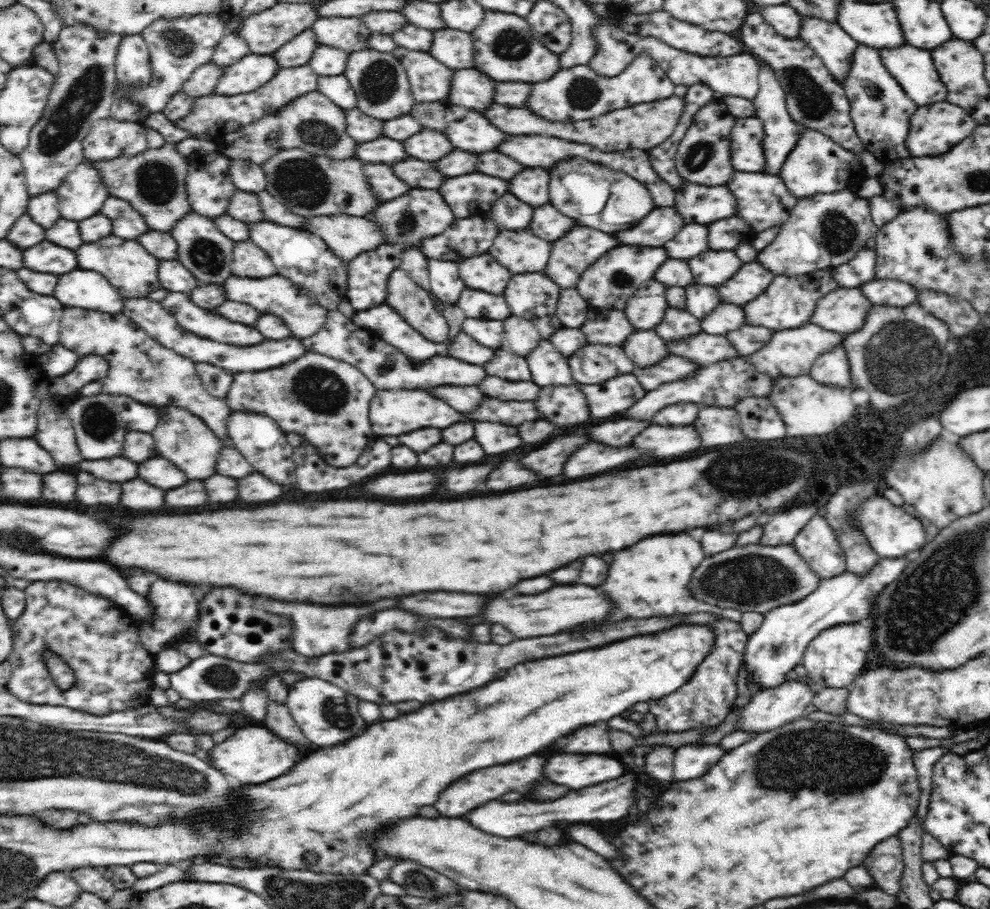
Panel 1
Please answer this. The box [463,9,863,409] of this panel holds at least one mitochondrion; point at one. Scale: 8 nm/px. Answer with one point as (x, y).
(813, 101)

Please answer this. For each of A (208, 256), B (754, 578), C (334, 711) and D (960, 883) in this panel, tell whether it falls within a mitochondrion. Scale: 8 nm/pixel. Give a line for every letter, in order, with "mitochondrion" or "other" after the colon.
A: mitochondrion
B: mitochondrion
C: mitochondrion
D: other

